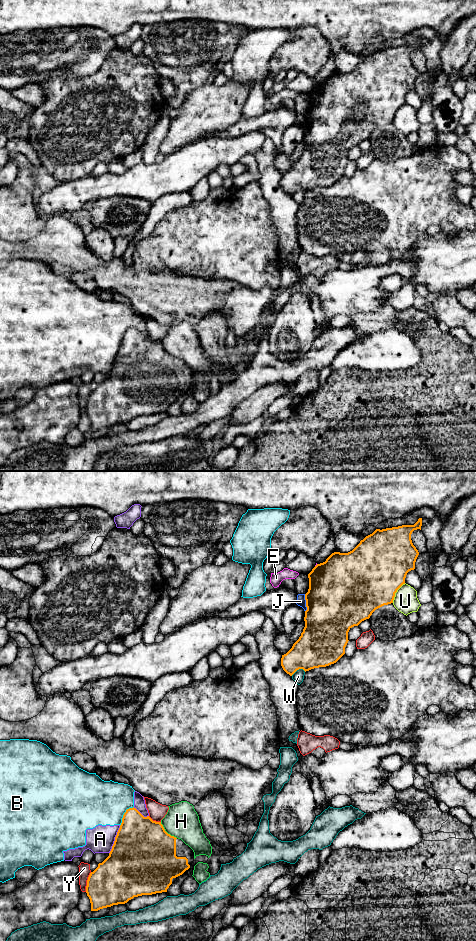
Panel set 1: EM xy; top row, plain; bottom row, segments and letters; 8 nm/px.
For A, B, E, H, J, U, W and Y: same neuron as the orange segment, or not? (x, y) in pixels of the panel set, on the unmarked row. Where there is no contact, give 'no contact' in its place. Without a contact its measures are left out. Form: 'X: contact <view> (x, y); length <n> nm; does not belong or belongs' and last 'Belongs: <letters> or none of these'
A: contact xy (115, 359); length 240 nm; does not belong
B: contact xy (124, 334); length 190 nm; does not belong
E: contact xy (316, 85); length 30 nm; does not belong
H: contact xy (166, 352); length 190 nm; does not belong
J: contact xy (306, 123); length 140 nm; does not belong
U: contact xy (396, 111); length 190 nm; does not belong
W: contact xy (298, 189); length 120 nm; does not belong
Y: contact xy (87, 402); length 170 nm; does not belong
Belongs: none of these

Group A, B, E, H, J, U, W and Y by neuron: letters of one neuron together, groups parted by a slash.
A B / E / H / J / U / W / Y

